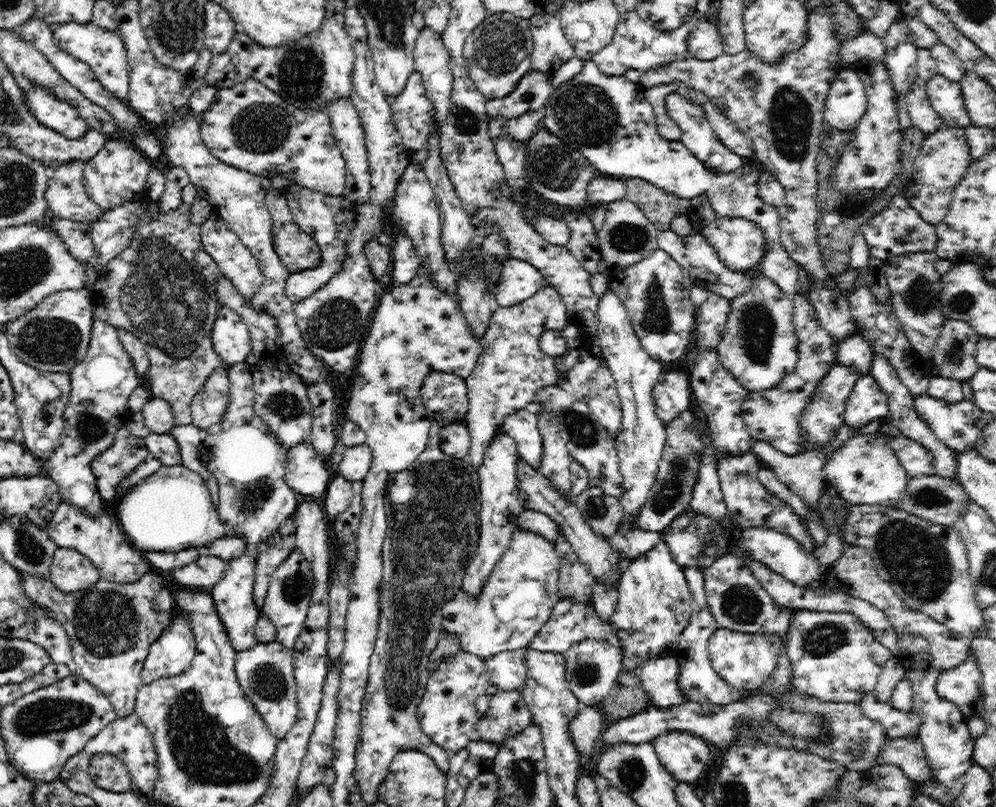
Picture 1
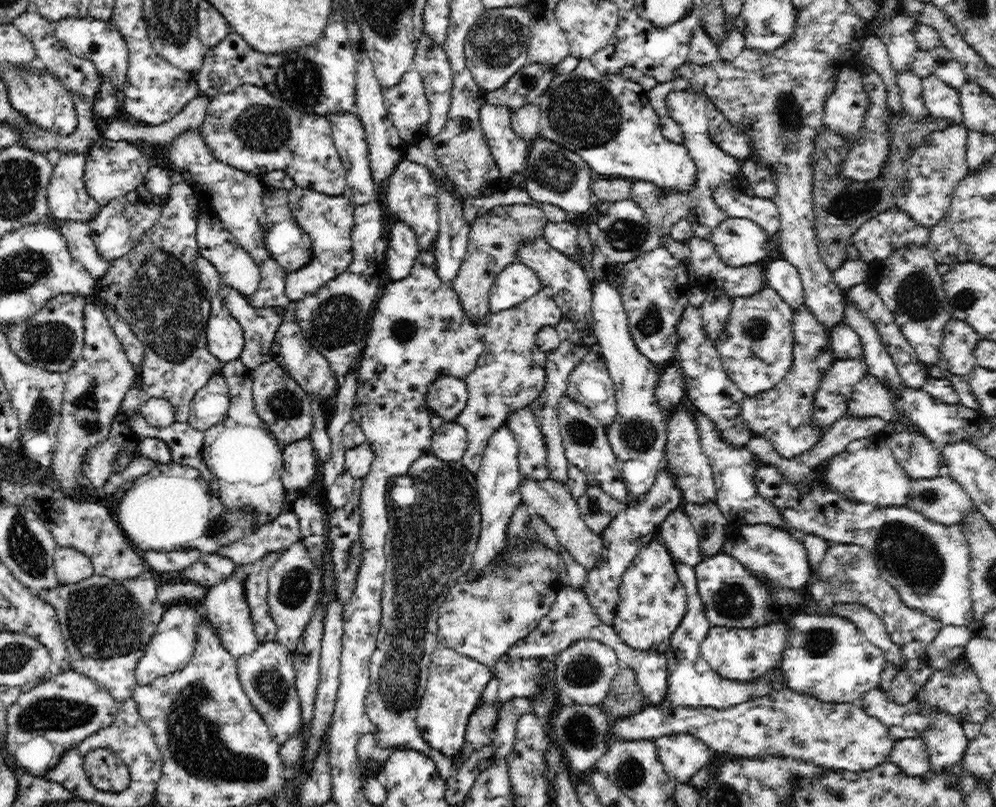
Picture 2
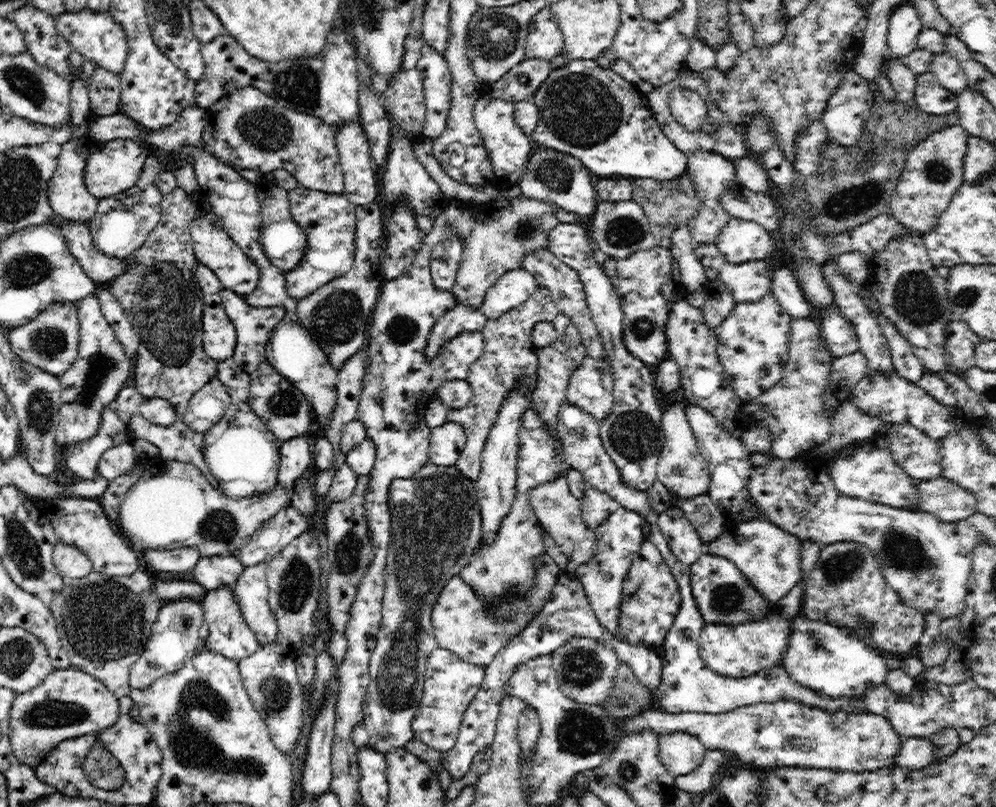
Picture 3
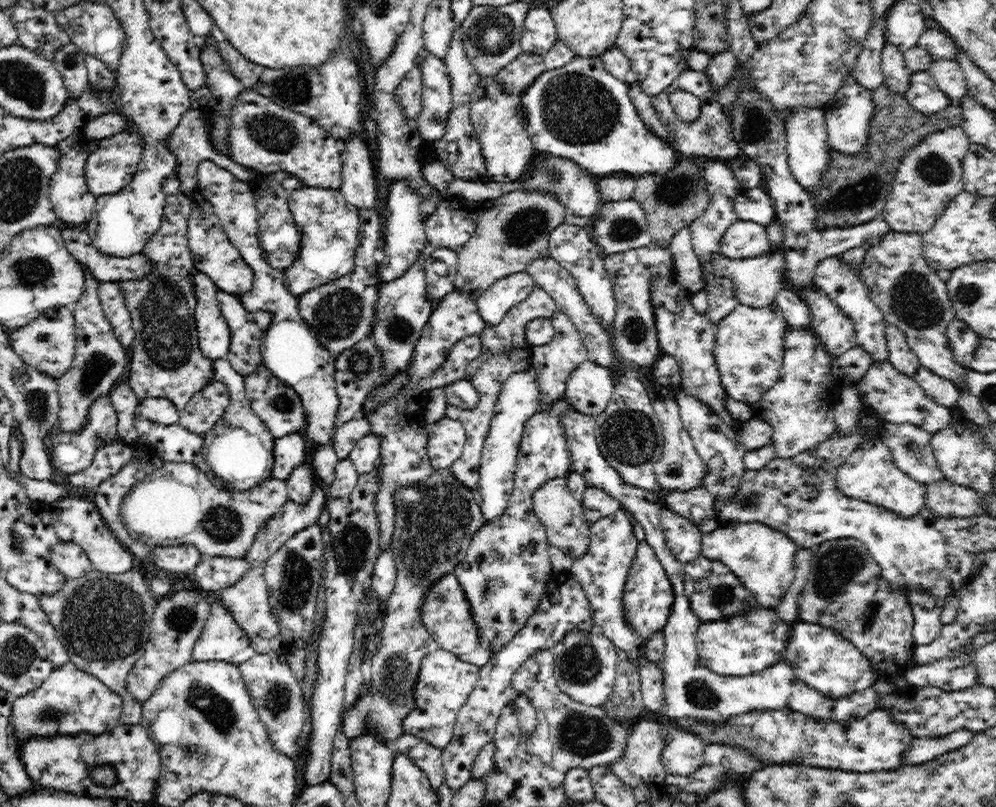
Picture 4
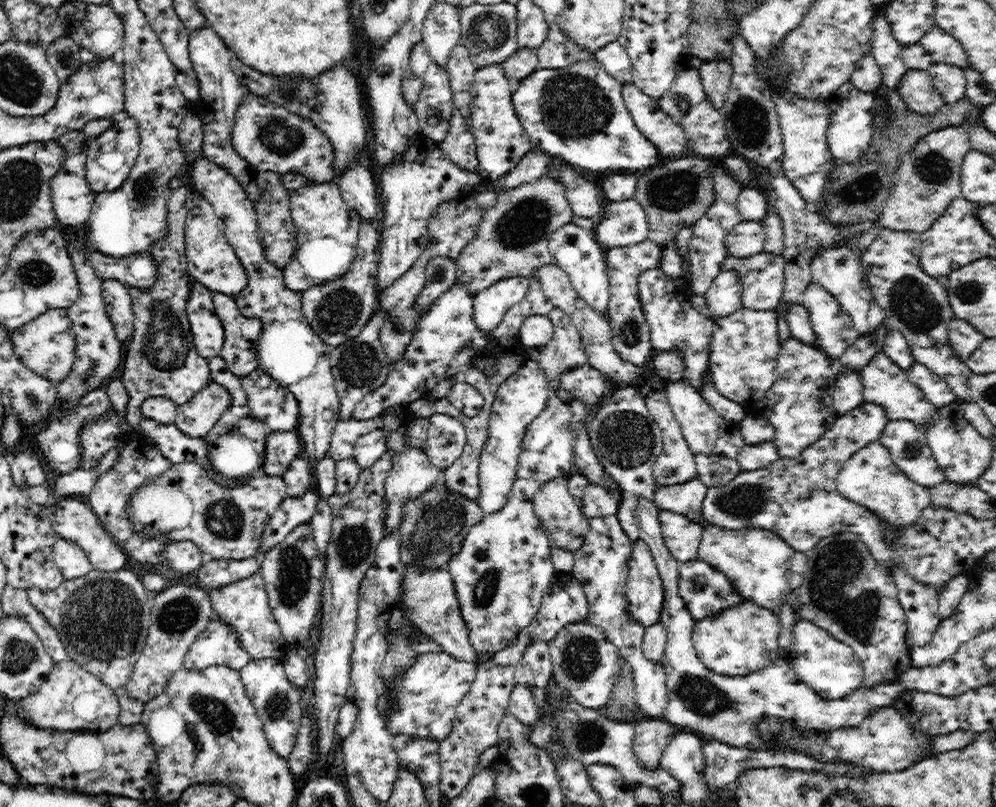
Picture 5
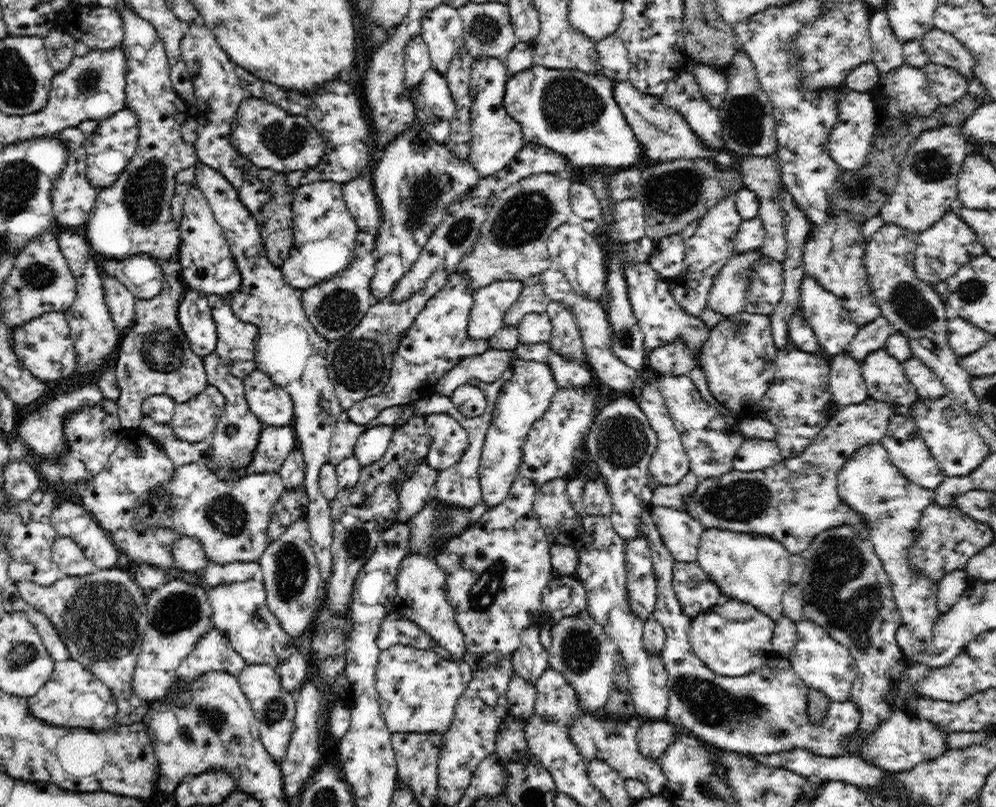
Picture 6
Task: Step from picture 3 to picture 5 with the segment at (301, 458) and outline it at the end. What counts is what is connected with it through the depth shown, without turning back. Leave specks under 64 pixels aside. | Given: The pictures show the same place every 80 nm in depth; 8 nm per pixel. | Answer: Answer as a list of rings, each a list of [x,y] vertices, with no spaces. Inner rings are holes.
[[[271,431],[266,441],[266,456],[260,470],[261,474],[282,477],[294,458],[303,456],[303,445],[296,431]]]

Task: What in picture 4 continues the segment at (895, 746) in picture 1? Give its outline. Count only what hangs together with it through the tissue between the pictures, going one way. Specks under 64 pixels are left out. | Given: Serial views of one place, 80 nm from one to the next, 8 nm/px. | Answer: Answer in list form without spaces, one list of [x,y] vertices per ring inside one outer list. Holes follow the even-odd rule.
[[[955,730],[943,737],[913,738],[906,752],[906,764],[915,765],[932,760],[941,754],[966,746],[974,738],[972,731]]]

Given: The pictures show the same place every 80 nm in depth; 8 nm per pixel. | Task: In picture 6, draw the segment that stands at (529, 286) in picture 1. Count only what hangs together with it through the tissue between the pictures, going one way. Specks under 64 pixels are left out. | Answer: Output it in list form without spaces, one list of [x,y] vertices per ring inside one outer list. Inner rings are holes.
[[[500,280],[491,282],[488,286],[472,290],[473,305],[469,314],[467,326],[468,336],[472,340],[487,340],[492,338],[504,325],[504,315],[511,304],[516,302],[522,288],[520,280]]]

